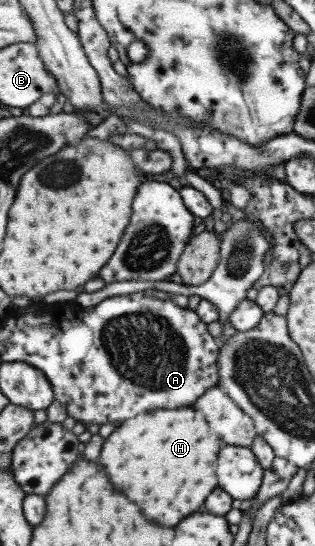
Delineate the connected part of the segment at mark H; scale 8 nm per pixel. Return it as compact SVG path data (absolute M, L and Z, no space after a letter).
M195 407L159 409L123 421L105 439L99 462L109 470L109 478L113 478L121 490L131 494L137 486L145 488L145 514L149 514L149 518L165 526L177 526L183 518L197 512L207 496L220 486L217 467L223 444L223 440L212 433L205 415Z

